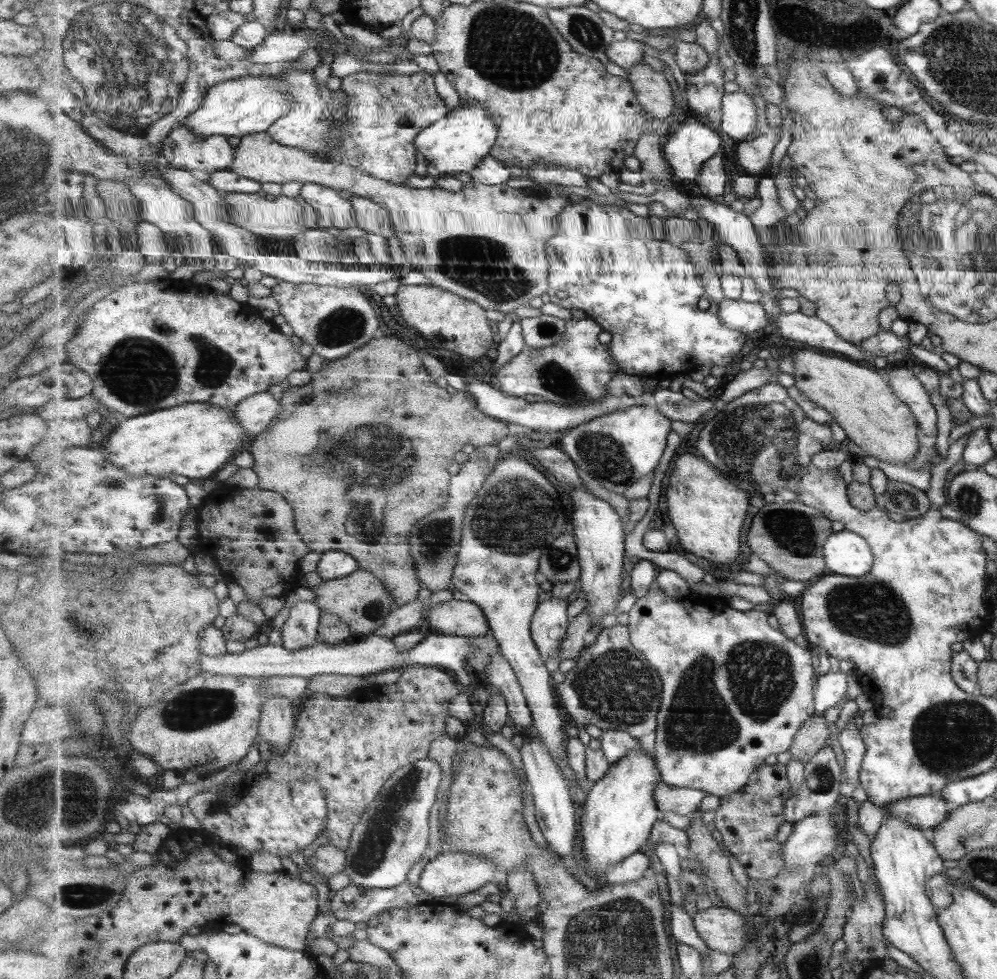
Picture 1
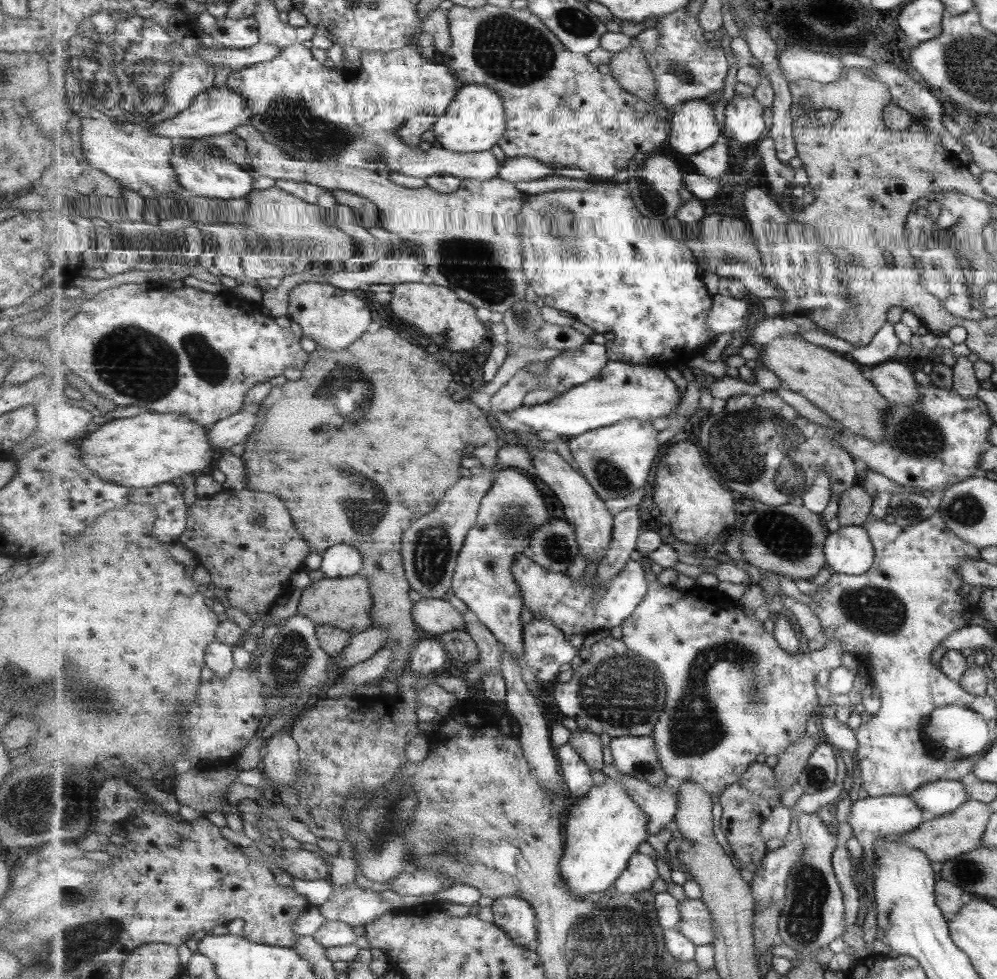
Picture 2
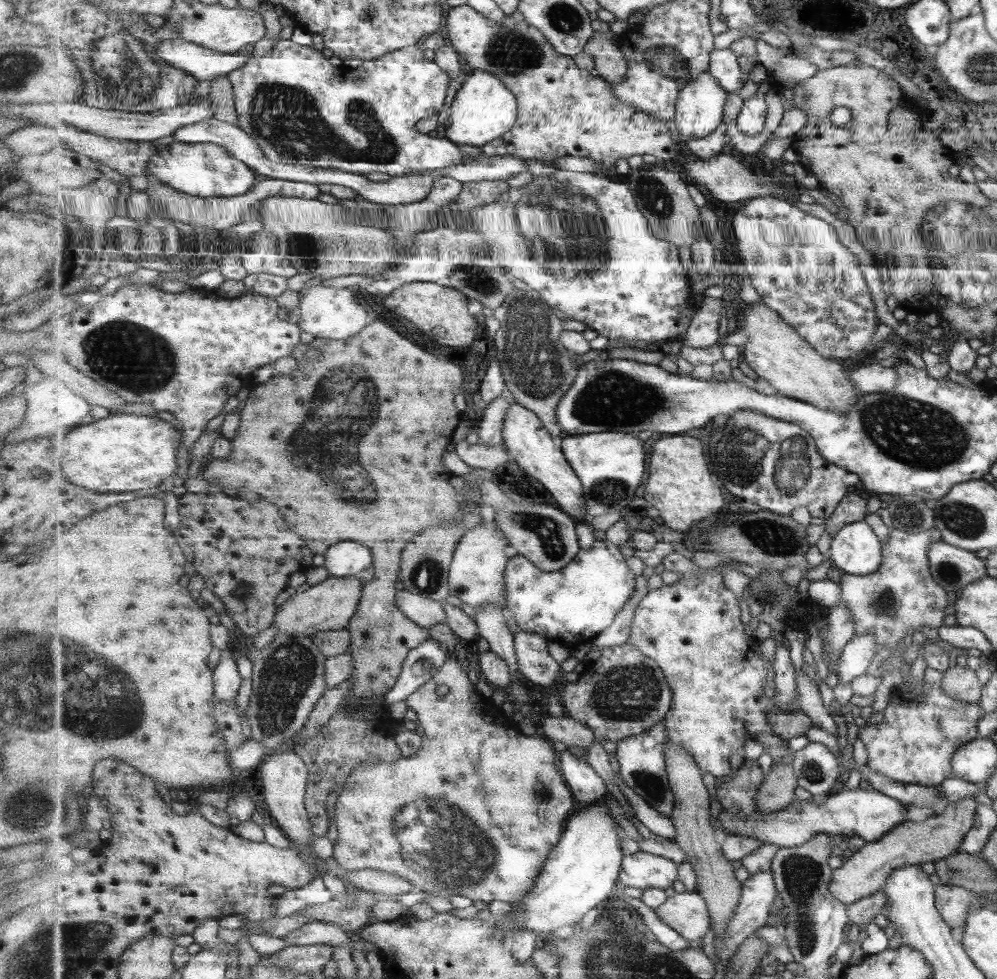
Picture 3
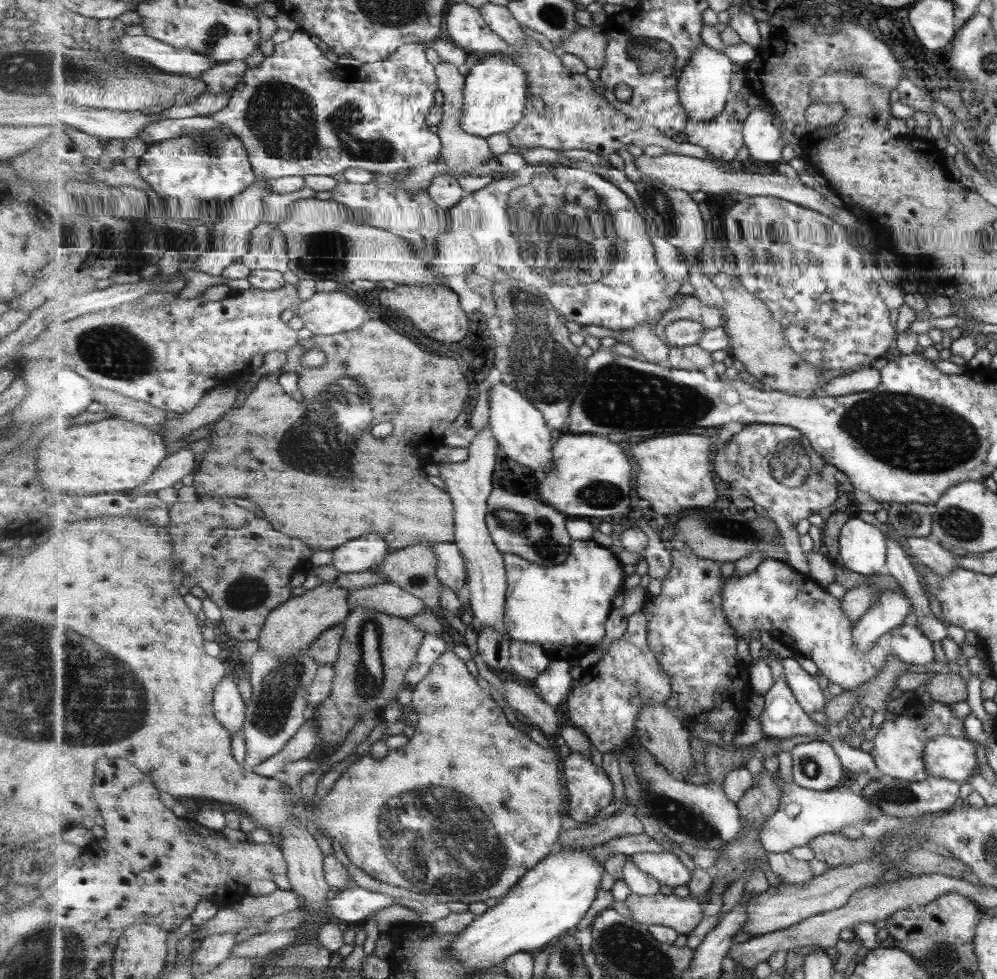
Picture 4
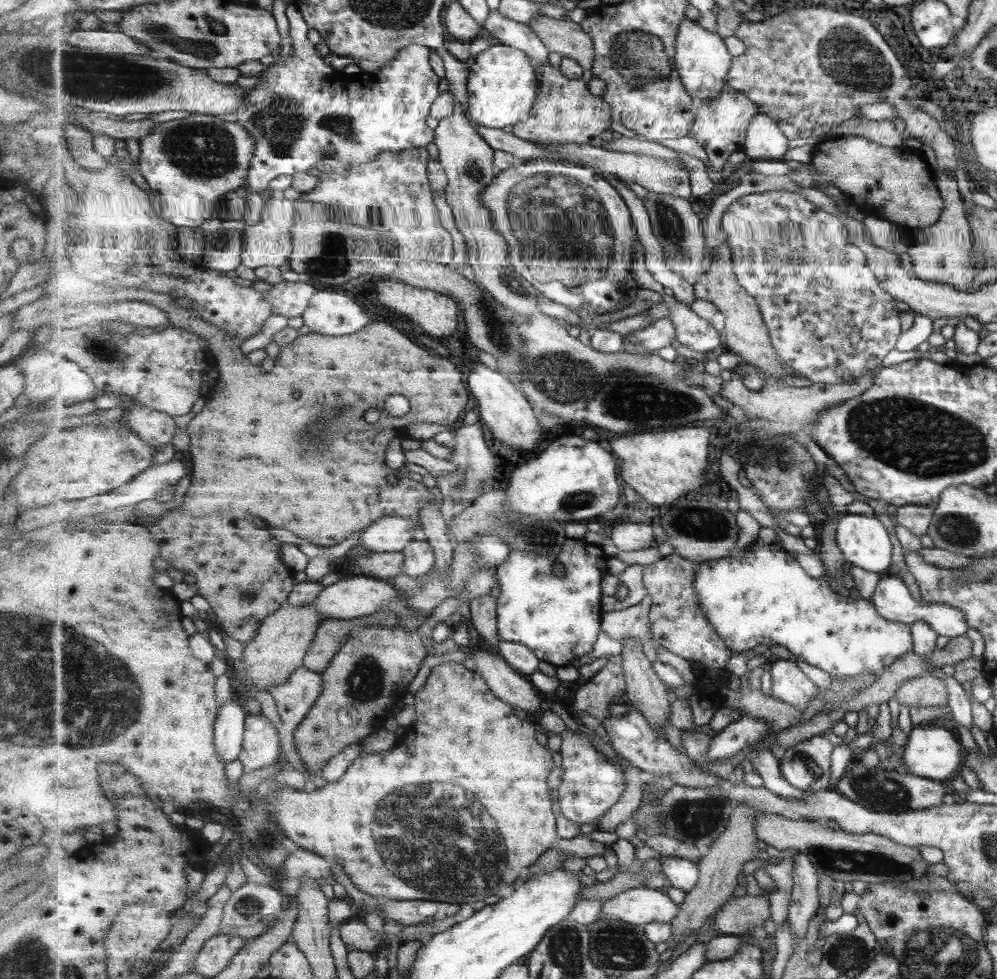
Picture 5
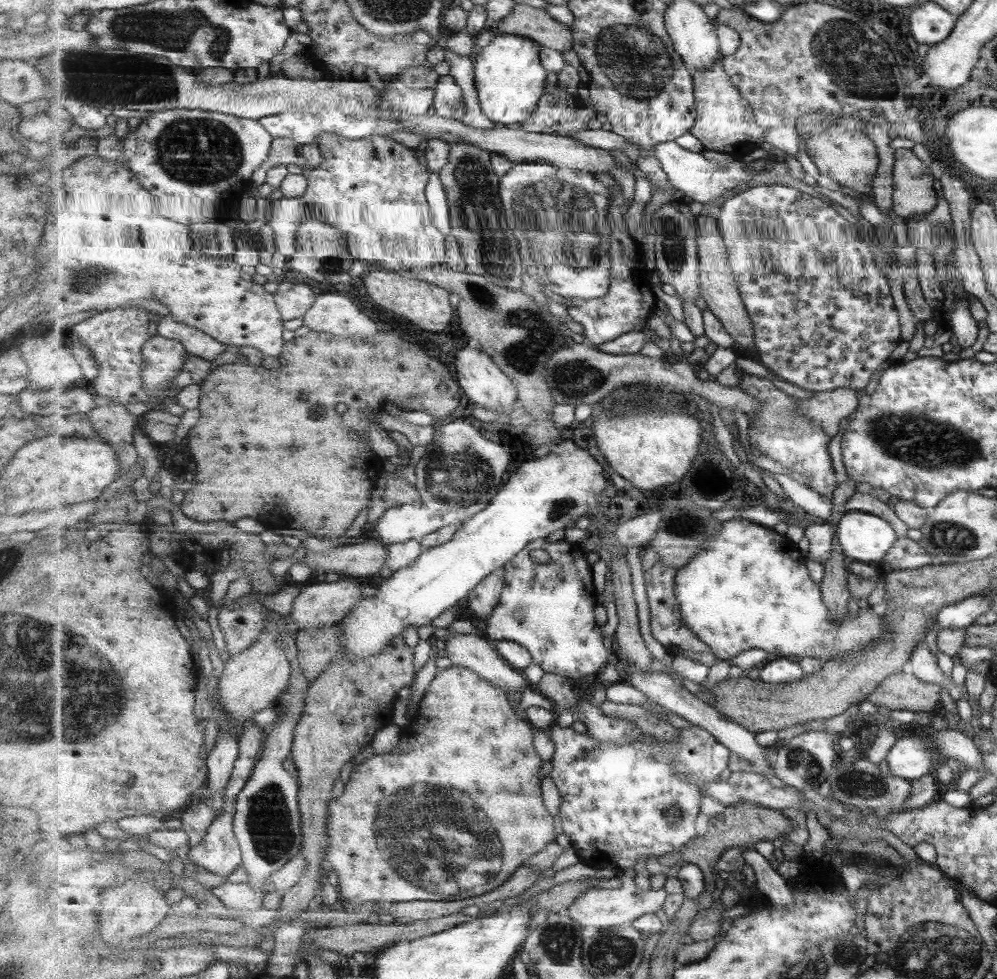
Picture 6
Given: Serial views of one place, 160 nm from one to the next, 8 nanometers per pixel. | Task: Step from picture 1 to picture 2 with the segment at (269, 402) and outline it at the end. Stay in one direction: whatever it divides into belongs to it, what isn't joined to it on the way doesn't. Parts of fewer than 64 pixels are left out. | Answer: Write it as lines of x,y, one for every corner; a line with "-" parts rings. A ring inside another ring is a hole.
260,403
245,404
237,414
216,422
208,432
212,445
218,450
228,451
235,444
245,443
257,424
259,413

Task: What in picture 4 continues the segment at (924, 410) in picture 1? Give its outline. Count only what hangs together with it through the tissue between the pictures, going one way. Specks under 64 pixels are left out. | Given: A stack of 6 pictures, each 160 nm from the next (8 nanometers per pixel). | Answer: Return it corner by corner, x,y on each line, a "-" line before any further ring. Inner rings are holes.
878,366
863,367
851,373
839,375
828,382
825,381
822,389
815,396
847,396
848,394
867,392
873,390
879,381

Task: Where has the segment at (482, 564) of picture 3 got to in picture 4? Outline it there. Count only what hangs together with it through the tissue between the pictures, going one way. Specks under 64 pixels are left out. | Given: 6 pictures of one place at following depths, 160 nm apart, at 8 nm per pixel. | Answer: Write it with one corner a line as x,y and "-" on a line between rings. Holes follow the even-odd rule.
455,542
435,543
432,545
437,559
437,572
442,584
450,586
455,592
467,590
468,571
467,562
461,549

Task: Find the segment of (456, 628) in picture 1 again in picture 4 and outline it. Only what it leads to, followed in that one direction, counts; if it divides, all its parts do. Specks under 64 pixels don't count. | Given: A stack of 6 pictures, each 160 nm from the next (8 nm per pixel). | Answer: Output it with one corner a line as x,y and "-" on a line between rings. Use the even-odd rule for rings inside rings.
391,582
351,589
348,597
351,610
362,606
399,618
415,616
421,610
425,610
426,606
417,595
407,592

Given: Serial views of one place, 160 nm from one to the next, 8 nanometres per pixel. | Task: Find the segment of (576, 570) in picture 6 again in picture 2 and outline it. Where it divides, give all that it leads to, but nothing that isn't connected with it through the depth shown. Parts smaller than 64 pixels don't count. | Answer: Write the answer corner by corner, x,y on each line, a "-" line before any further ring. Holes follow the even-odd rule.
521,553
512,566
516,582
520,585
520,593
524,598
524,605
530,610
534,620
548,618
552,620
568,637
570,634
589,634
595,630
611,629
622,626
644,601
648,593
645,580
645,570
639,561
629,560
625,568
614,576
601,590
596,593
598,572
590,583
581,578
570,577
568,571
554,573
544,566
537,564
529,553

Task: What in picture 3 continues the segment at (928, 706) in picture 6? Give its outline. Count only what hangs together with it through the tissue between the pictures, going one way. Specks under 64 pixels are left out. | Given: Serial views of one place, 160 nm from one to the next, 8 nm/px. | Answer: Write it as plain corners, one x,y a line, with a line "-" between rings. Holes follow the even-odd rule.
949,667
942,672
939,682
942,690
960,702
978,702
981,694
981,687
975,671
968,667

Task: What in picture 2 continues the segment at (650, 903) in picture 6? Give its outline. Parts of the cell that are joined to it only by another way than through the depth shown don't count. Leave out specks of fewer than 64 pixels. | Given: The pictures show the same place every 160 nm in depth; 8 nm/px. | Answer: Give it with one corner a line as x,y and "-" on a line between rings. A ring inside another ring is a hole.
686,897
679,903
681,920
678,929
697,946
711,944
716,938
716,927
711,910
703,899

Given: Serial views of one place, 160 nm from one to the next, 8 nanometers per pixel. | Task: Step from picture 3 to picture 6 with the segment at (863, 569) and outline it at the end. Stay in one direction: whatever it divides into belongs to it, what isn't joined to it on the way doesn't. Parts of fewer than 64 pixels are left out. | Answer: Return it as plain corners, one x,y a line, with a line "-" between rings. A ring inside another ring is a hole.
859,511
845,512
837,532
850,561
867,564
883,560
895,540
895,531
885,519

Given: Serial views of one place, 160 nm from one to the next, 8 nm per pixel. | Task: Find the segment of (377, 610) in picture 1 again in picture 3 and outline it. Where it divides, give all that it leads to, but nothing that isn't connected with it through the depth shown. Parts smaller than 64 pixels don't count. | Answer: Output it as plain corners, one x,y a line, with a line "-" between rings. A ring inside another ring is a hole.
329,576
322,583
313,585
306,593
295,593
288,598
276,612
274,626
278,634
306,634
313,637
321,631
336,631
347,629
353,616
359,608
364,586
361,580
352,576

